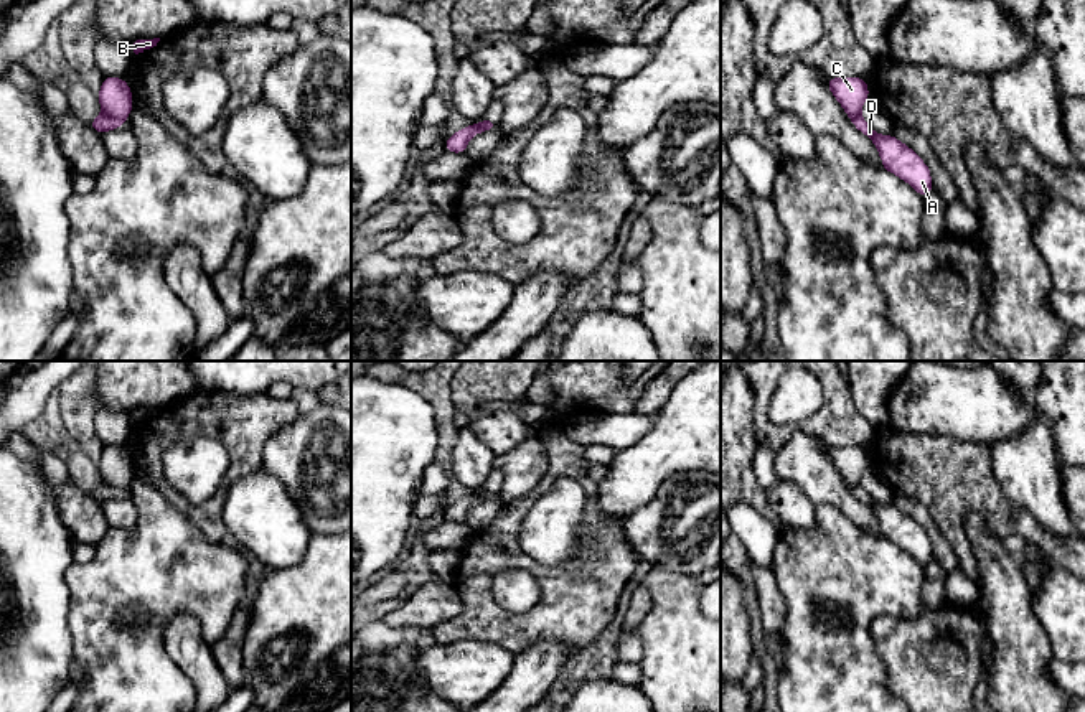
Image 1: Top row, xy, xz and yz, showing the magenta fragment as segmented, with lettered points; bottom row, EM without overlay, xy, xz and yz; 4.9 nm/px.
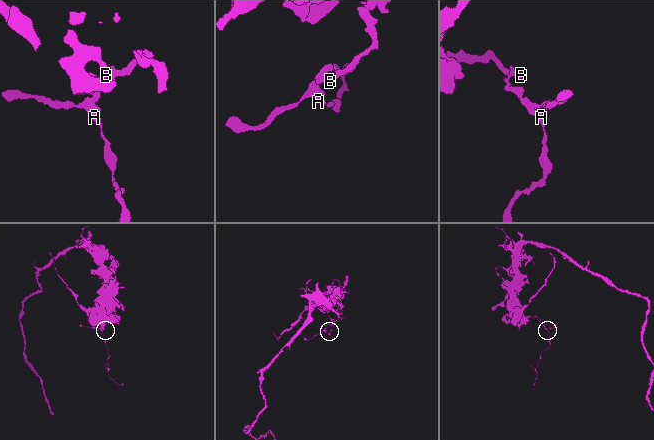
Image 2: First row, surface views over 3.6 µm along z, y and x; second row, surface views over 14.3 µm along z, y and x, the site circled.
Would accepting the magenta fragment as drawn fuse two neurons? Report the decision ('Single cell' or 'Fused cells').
Fused cells

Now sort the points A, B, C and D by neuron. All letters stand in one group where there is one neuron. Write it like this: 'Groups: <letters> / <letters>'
Groups: A D / B C

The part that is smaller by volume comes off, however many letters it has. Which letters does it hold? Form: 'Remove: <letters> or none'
Remove: A, D

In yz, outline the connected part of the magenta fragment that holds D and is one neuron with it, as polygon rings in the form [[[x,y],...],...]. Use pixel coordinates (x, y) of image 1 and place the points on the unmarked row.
[[[861,485],[851,493],[876,514],[882,539],[909,552],[923,569],[933,560],[932,542],[927,532],[905,513],[892,504],[877,503]]]

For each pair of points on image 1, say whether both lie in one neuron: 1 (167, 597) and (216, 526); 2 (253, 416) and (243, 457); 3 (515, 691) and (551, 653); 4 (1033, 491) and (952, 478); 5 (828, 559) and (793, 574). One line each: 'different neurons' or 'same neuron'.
1: different neurons
2: same neuron
3: same neuron
4: different neurons
5: same neuron

